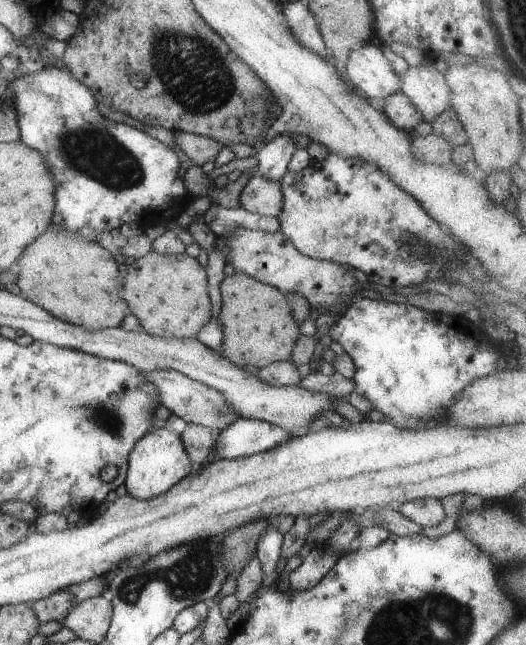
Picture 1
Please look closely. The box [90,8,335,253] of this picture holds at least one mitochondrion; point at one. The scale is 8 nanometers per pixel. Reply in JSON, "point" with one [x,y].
{"point":[193,73]}

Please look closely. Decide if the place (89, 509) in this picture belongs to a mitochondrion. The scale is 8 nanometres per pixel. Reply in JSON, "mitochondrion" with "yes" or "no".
{"mitochondrion":"no"}

